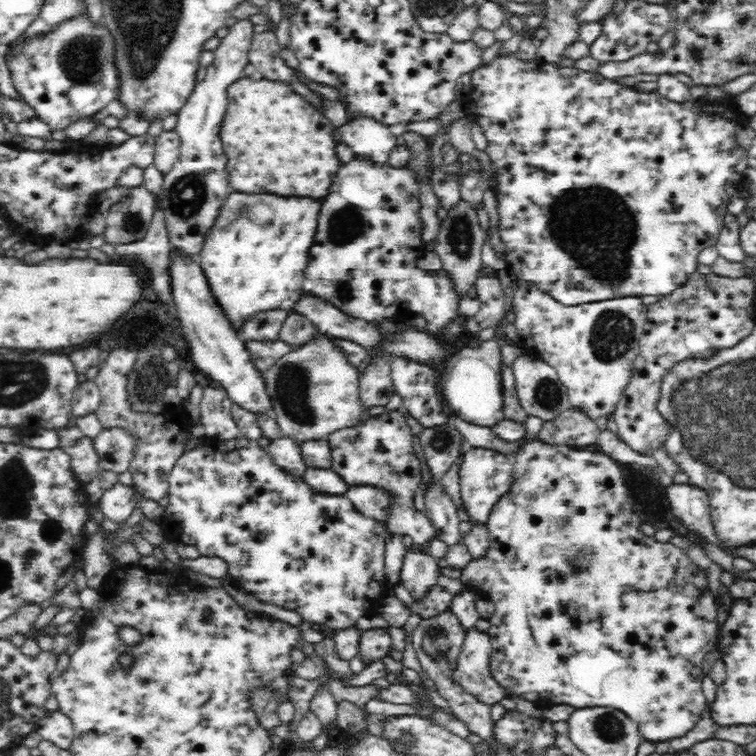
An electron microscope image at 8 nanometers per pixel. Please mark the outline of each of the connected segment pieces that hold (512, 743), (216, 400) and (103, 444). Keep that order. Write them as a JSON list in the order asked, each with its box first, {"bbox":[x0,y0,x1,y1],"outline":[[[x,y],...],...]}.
[{"bbox":[494,711,555,755],"outline":[[[507,711],[504,717],[496,722],[494,736],[500,743],[508,745],[516,755],[521,752],[543,752],[545,748],[555,742],[554,730],[546,718],[531,718],[519,711]]]},{"bbox":[201,388,241,439],"outline":[[[203,388],[201,426],[205,428],[204,436],[229,439],[241,434],[231,413],[232,403],[230,395],[223,389]]]},{"bbox":[93,426,142,473],"outline":[[[113,426],[103,428],[93,441],[102,468],[122,473],[128,470],[130,462],[134,460],[142,437],[134,431],[128,431],[126,427]]]}]

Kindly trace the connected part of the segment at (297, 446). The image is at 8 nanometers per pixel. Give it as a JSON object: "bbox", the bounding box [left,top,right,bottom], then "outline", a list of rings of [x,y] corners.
{"bbox":[267,436,308,475],"outline":[[[278,436],[270,440],[267,449],[274,461],[291,473],[303,475],[308,467],[302,455],[301,443],[293,438]]]}

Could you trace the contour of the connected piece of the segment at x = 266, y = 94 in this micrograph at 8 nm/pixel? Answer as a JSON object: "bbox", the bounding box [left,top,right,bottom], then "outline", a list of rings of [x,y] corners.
{"bbox":[222,77,342,202],"outline":[[[242,77],[228,88],[230,104],[226,112],[226,122],[222,126],[222,140],[228,156],[229,184],[236,191],[248,194],[278,194],[278,196],[296,196],[322,202],[332,188],[334,176],[338,174],[342,162],[336,154],[336,134],[334,123],[328,122],[322,112],[312,106],[308,98],[298,94],[291,84],[255,77]]]}

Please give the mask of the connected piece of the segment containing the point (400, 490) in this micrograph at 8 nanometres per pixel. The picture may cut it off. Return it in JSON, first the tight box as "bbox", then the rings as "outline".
{"bbox":[328,411,438,545],"outline":[[[388,411],[366,420],[360,426],[346,428],[328,436],[332,445],[332,467],[341,474],[350,486],[368,484],[390,489],[396,497],[396,510],[390,516],[389,532],[408,534],[417,545],[430,544],[438,538],[437,528],[422,512],[414,508],[414,492],[421,480],[419,460],[412,447],[412,430],[402,412]]]}

